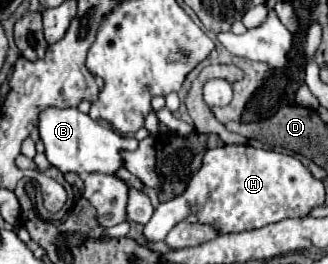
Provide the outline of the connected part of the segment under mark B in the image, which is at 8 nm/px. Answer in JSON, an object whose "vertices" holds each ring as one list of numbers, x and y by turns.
{"vertices":[[59,107,41,109,37,129,45,145,45,155,49,163,57,167,61,173,73,171,77,175,89,175,89,173,113,175,123,165,121,151,137,149,137,139,123,137,115,133,111,127,105,127,99,121,93,121,89,115,73,107,71,109,59,109]]}

